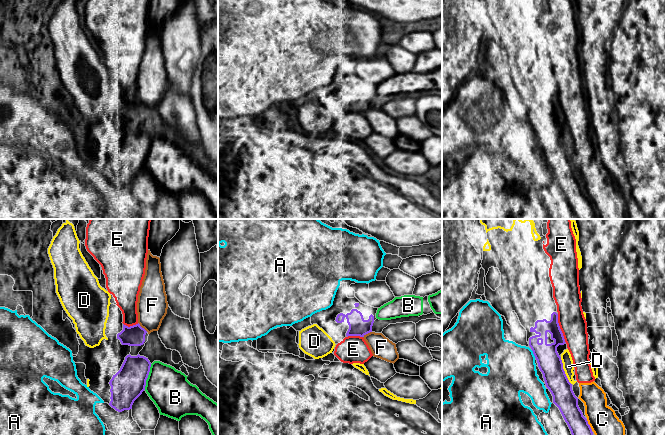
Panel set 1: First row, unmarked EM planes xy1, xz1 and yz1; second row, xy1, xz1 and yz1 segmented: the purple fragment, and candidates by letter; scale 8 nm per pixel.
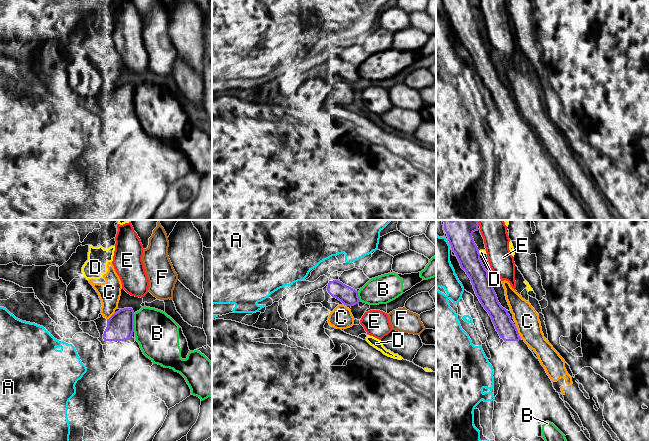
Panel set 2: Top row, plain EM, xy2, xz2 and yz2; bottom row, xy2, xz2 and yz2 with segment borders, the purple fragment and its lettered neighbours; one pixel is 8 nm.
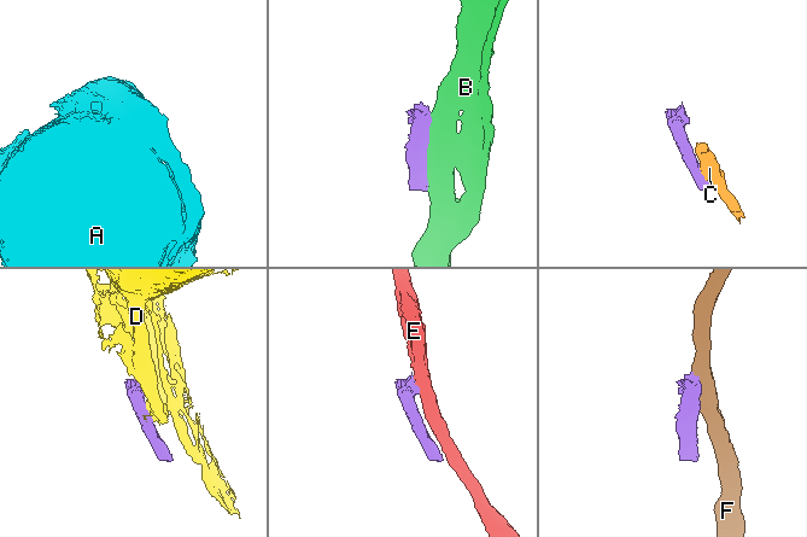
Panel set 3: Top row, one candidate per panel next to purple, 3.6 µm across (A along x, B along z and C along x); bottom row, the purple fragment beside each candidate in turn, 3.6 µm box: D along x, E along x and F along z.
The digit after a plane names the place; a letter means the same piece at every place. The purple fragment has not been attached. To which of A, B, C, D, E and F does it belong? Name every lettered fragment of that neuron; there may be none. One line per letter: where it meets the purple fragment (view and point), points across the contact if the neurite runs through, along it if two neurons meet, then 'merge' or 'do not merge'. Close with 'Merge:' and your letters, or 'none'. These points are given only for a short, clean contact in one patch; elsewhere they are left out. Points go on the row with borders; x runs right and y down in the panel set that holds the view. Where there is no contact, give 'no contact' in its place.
A: contact yz1 (533, 353); do not merge
B: contact xy1 (147, 377); do not merge
C: contact yz1 (589, 425); do not merge
D: contact yz1 (564, 371); do not merge
E: contact yz1 (559, 328); do not merge
F: contact xy1 (141, 327); border xy1 (138, 322), (147, 331); do not merge
Merge: none

